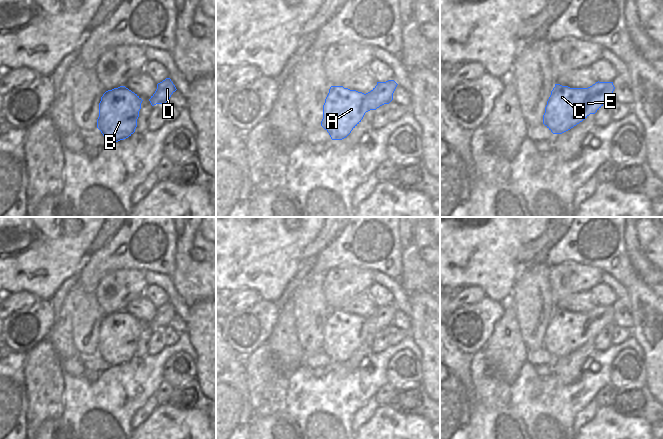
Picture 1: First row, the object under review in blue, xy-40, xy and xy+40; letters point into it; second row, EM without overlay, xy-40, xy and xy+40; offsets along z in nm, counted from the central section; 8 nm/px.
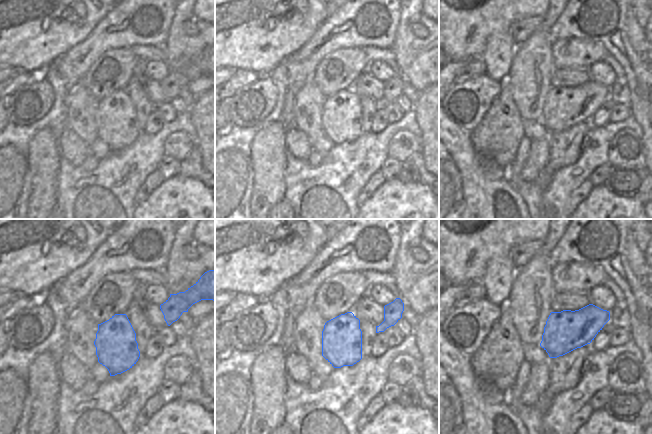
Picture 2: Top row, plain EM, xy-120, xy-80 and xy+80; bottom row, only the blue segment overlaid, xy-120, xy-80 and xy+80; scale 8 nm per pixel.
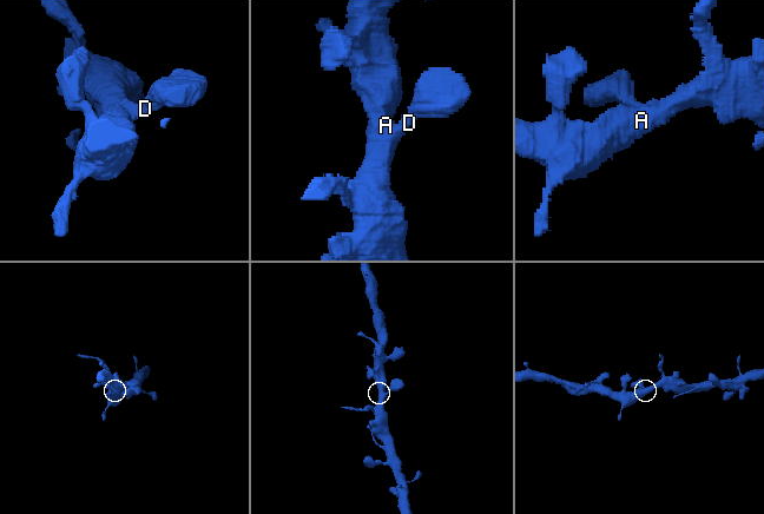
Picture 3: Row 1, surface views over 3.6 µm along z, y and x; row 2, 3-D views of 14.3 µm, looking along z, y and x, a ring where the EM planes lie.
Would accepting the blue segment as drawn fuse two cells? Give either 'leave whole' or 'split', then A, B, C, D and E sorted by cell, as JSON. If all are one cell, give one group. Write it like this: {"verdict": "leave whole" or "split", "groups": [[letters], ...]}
{"verdict": "leave whole", "groups": [["A", "B", "C", "D", "E"]]}

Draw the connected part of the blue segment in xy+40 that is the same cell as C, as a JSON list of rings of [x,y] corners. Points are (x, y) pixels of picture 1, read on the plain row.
[[[596,306],[588,312],[570,312],[555,308],[545,331],[543,348],[553,357],[562,358],[590,338],[595,338],[613,322],[613,306]]]

